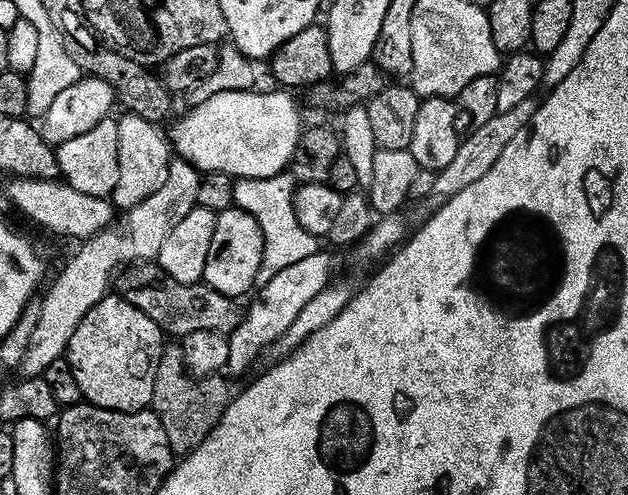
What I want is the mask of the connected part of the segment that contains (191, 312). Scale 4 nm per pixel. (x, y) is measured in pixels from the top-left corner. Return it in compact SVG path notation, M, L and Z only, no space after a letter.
M156 262L142 264L125 271L118 280L118 294L123 300L130 302L130 306L138 306L138 310L142 310L146 318L154 321L168 338L202 334L202 330L231 337L232 332L238 330L238 326L244 321L245 309L239 308L236 305L239 303L233 297L223 296L203 282L198 284L174 282L174 278L163 272Z

